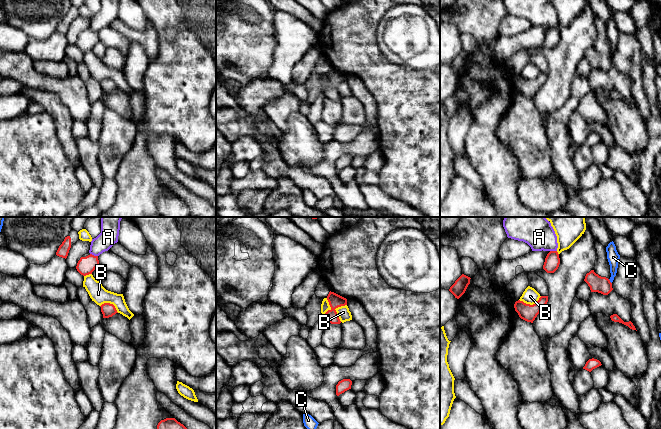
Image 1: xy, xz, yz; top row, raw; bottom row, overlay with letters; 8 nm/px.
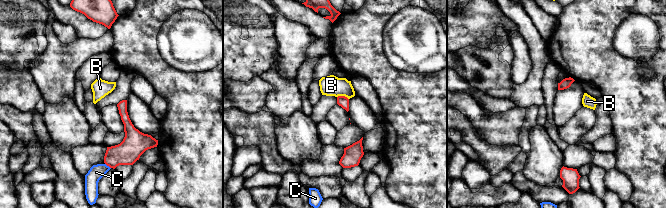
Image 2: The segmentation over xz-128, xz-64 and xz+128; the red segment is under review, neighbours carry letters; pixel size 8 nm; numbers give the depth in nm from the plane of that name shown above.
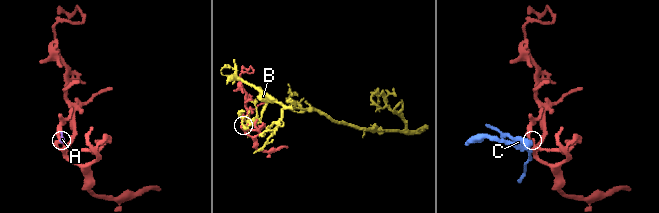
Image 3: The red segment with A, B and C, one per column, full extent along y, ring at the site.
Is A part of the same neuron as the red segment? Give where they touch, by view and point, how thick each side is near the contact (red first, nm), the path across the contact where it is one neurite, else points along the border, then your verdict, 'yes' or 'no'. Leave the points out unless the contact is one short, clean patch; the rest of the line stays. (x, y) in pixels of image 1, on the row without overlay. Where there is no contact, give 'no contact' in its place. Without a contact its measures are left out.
xy (93, 31) | 140/150 nm | along xy (90, 29), (97, 32) | no

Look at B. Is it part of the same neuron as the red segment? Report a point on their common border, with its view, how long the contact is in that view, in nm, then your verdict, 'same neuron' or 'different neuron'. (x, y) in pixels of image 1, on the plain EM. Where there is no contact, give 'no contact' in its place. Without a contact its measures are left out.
xz (335, 86) | 150 nm | different neuron

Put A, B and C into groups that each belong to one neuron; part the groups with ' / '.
A / B / C

